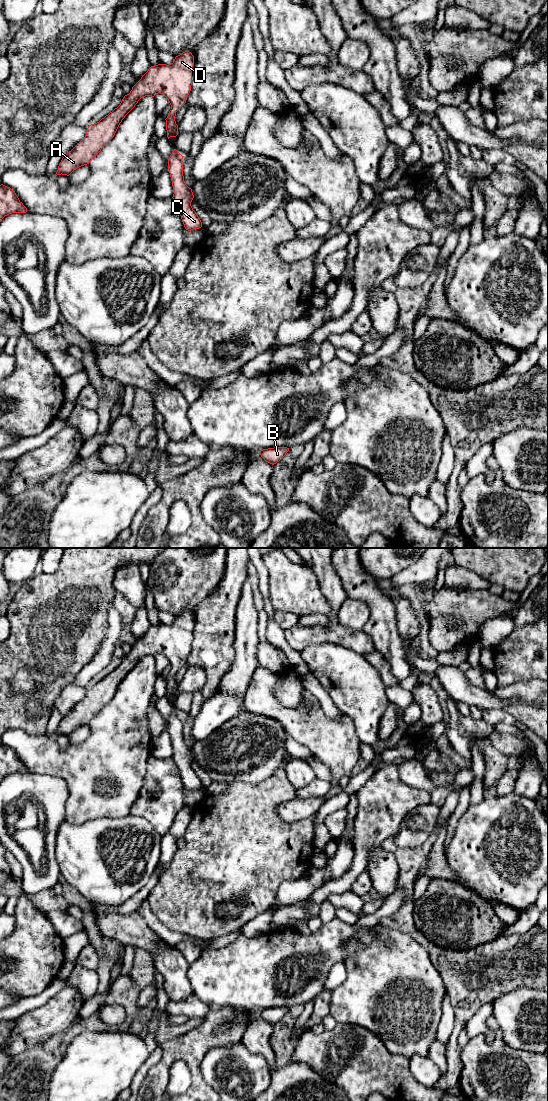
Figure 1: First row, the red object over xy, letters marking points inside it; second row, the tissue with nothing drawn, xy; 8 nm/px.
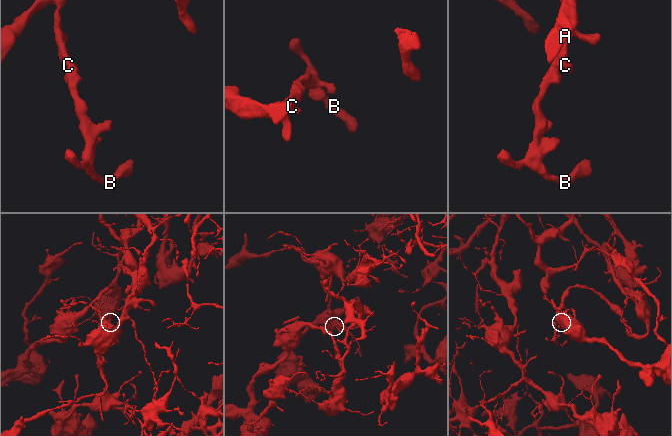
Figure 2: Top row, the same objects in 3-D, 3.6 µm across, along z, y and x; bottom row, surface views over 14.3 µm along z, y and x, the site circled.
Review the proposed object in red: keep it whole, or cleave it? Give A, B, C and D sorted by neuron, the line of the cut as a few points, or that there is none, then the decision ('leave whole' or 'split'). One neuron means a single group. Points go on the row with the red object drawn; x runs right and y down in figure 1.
A B C D | no cut | leave whole

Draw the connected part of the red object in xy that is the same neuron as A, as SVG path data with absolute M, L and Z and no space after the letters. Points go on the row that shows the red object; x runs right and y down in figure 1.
M189 51L176 56L169 65L151 66L117 108L99 122L88 126L85 137L62 158L55 176L69 176L77 168L89 164L114 137L125 116L145 96L154 97L161 93L168 99L171 110L165 119L167 137L176 137L178 125L175 116L191 91L193 66L194 56Z

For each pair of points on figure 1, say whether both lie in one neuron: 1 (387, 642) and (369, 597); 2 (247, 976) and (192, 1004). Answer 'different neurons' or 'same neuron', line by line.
1: same neuron
2: different neurons

